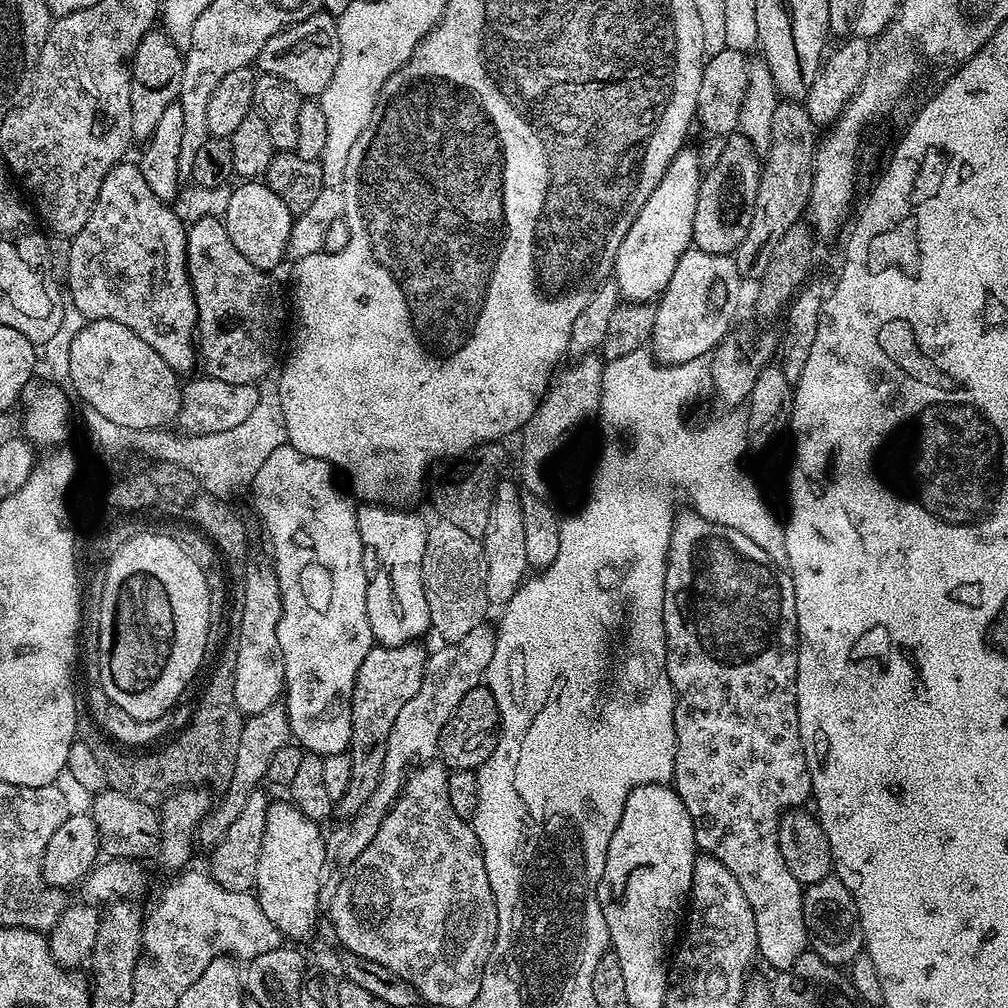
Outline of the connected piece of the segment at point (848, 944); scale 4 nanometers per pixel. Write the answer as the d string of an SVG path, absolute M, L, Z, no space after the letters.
M839 875L826 876L820 882L814 882L804 888L804 921L815 951L827 964L848 966L854 957L861 955L864 935L858 910L852 891L844 885Z

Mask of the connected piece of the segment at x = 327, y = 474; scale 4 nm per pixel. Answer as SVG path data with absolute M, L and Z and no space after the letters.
M285 442L272 454L257 470L256 476L250 485L250 491L256 495L256 512L272 539L272 552L276 555L274 567L276 577L280 583L282 594L282 618L278 622L278 646L282 646L282 658L284 659L284 678L286 681L286 707L289 718L289 730L294 737L295 743L299 744L305 752L313 752L319 756L333 756L338 752L345 752L352 742L352 691L356 685L356 675L362 666L362 658L374 647L374 637L370 618L366 614L366 594L368 593L368 582L370 579L369 569L364 569L364 552L366 556L366 545L360 537L360 527L356 521L356 508L342 493L336 489L332 481L333 465L322 458L307 456Z

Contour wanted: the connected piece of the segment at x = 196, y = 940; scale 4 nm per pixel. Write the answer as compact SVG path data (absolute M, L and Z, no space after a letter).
M181 871L177 880L170 881L161 890L156 905L150 910L147 909L144 917L143 951L152 955L148 955L151 963L163 972L171 985L180 990L189 988L202 974L202 970L210 966L210 962L227 956L247 962L258 954L266 954L285 943L284 933L278 930L278 926L274 926L274 922L270 922L270 918L266 918L265 911L252 892L226 890L218 886L218 882L214 882L211 875L203 871L188 871Z

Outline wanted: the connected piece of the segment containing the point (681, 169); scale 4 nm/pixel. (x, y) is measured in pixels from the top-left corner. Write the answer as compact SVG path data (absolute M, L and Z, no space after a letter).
M685 146L677 152L654 194L646 198L646 206L642 206L634 226L630 226L626 238L622 238L622 246L618 246L614 279L625 301L652 302L661 297L667 290L679 259L692 244L702 167L699 154L691 152L690 148Z

